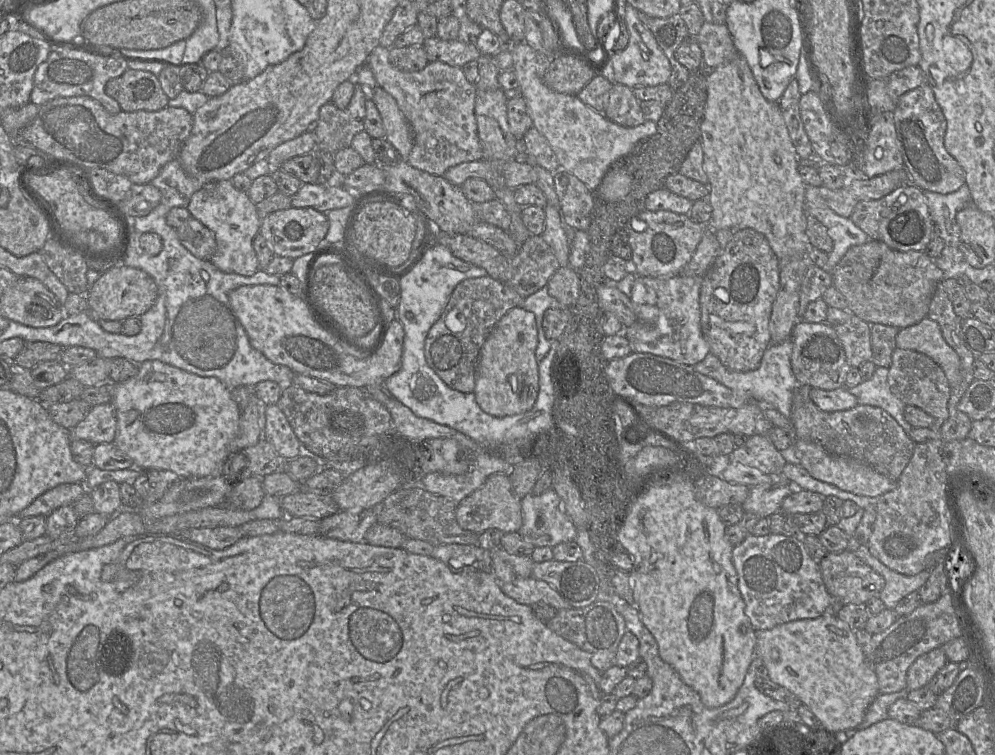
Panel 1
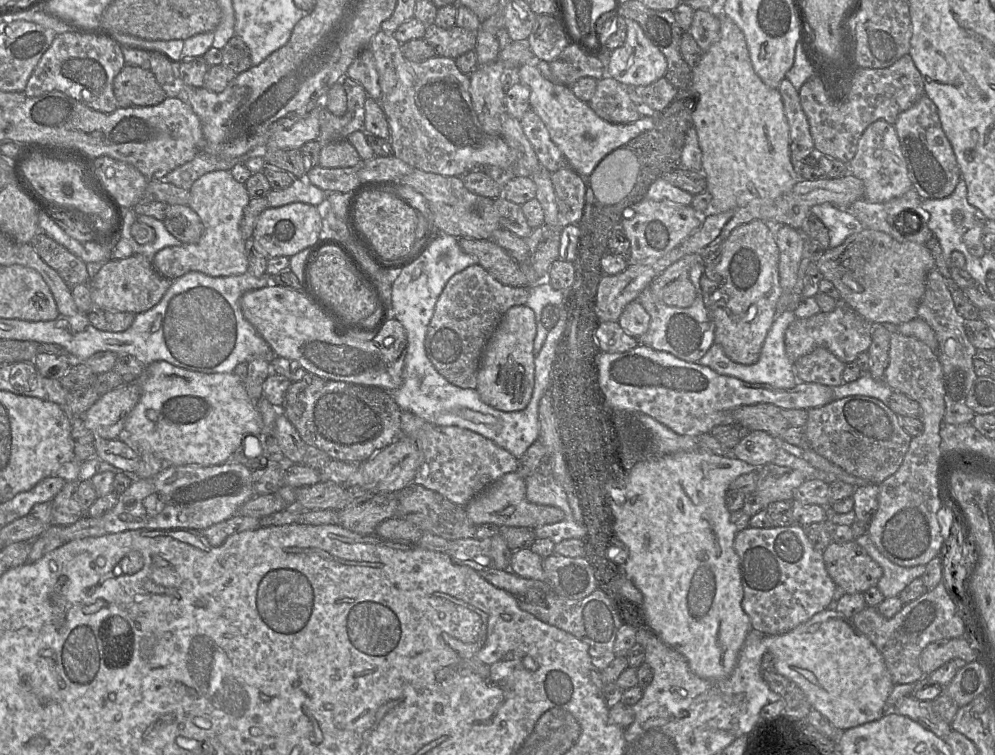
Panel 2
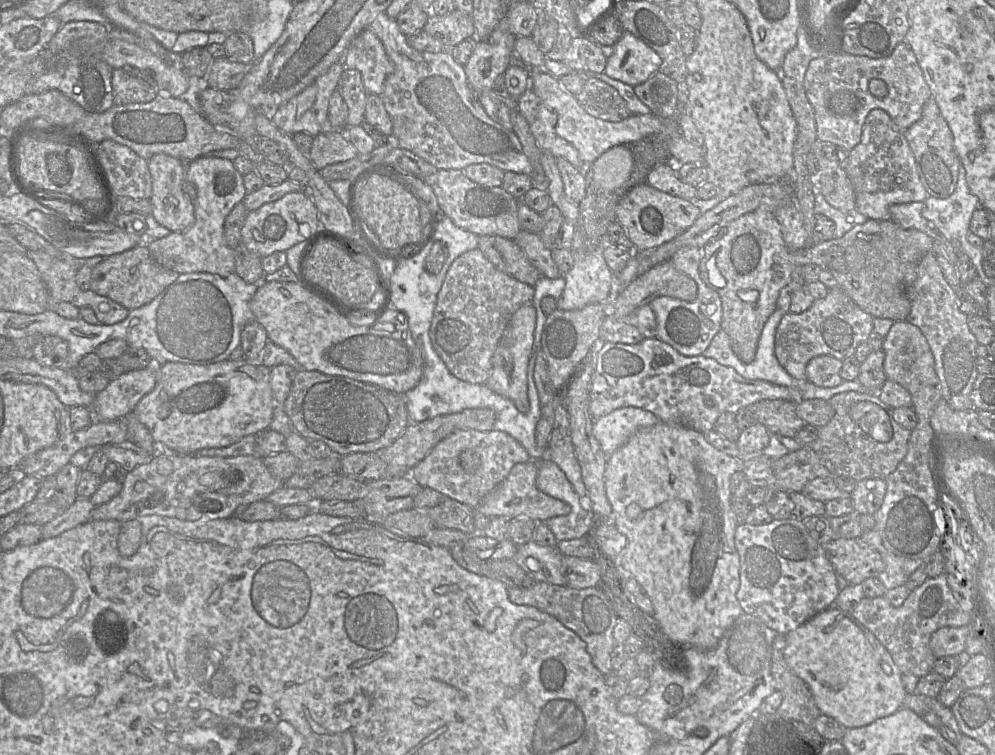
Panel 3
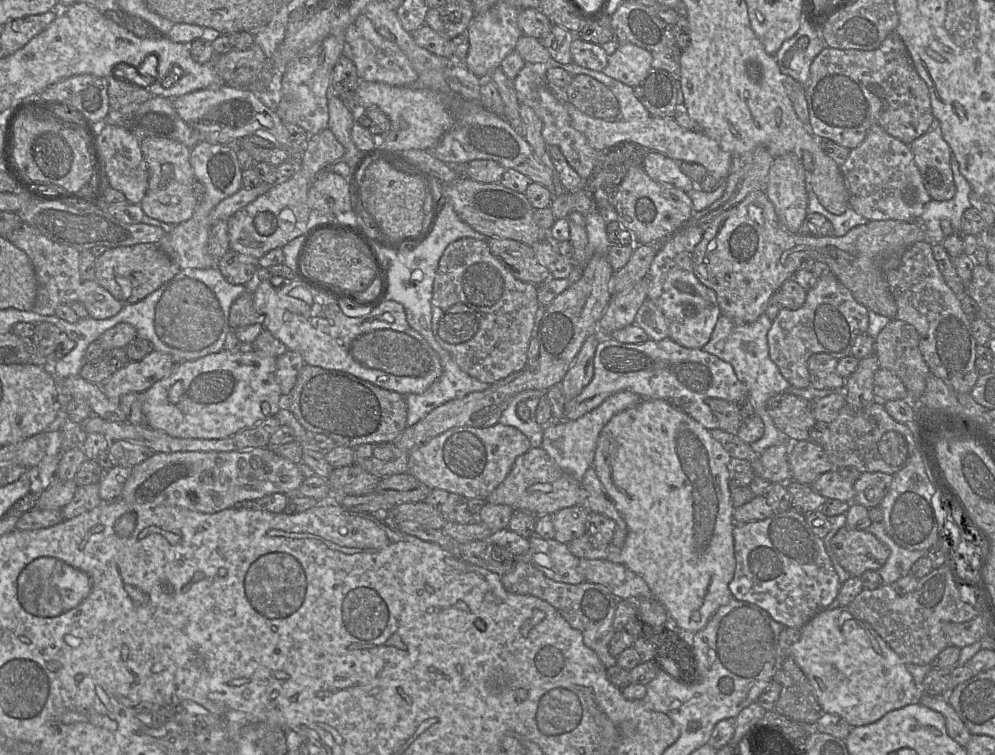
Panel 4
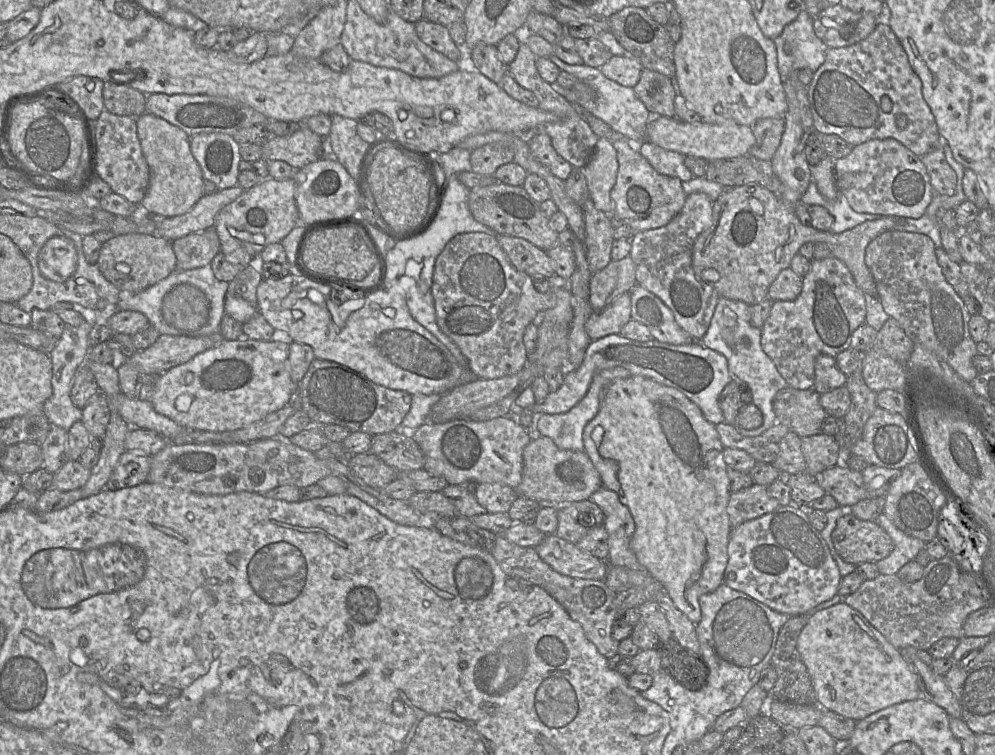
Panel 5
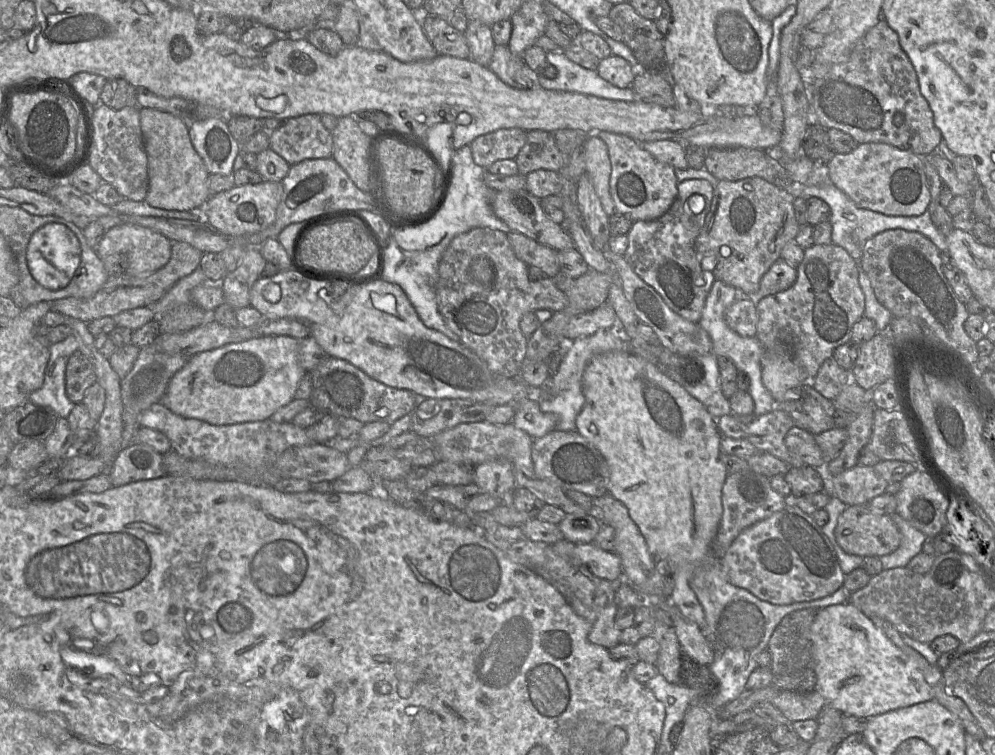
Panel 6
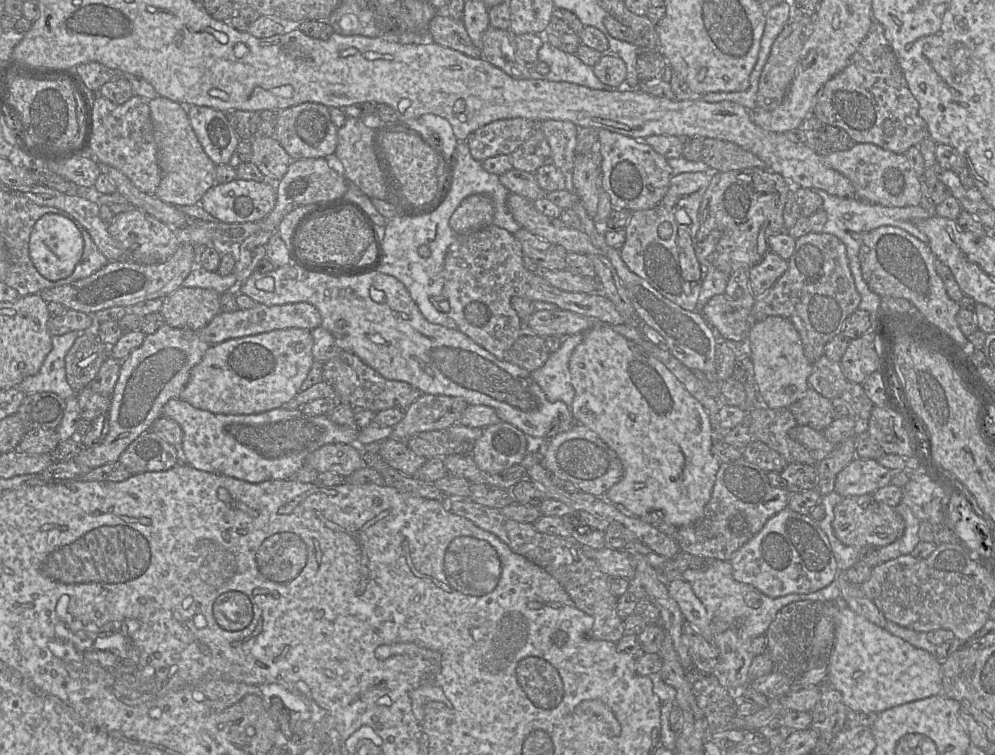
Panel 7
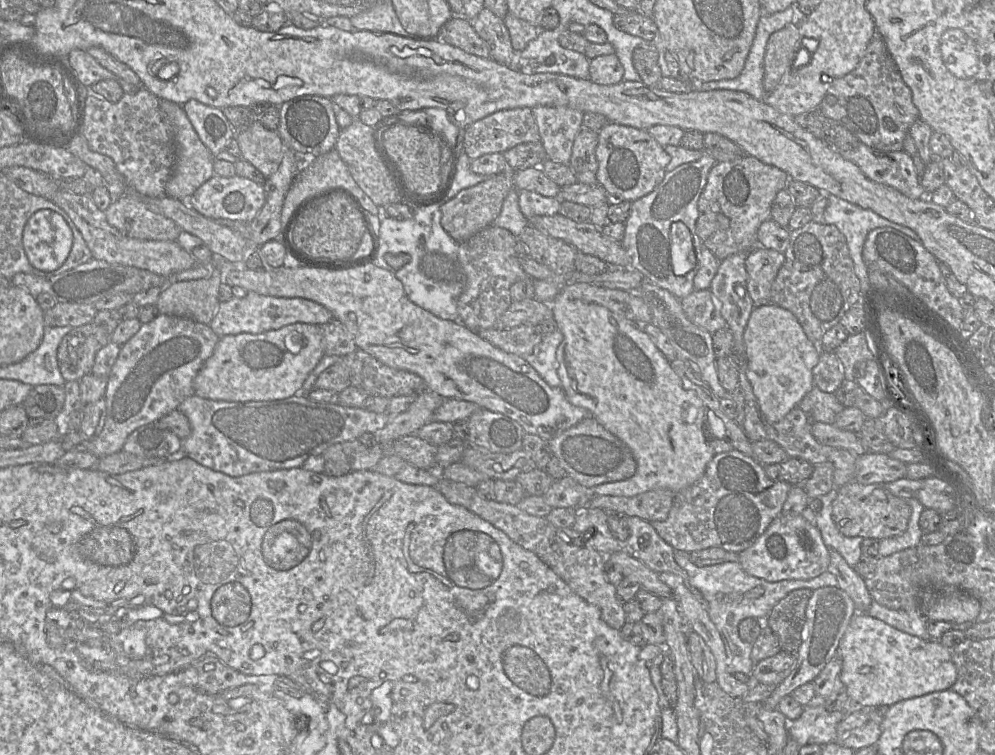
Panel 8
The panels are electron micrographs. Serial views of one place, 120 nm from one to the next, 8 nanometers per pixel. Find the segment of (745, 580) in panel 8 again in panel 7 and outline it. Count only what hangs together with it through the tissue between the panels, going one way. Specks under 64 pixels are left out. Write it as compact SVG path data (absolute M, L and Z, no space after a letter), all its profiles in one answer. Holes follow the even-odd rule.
M707 559L703 569L687 569L682 574L695 595L706 608L714 642L718 649L717 672L726 675L727 690L738 693L749 682L749 668L754 656L749 651L751 640L757 636L764 636L777 613L786 605L801 601L819 601L823 603L840 603L841 590L837 581L827 587L808 594L788 594L778 598L770 598L761 593L761 605L757 608L748 606L744 601L747 592L758 591L749 584L738 582L733 577L733 568L730 561Z

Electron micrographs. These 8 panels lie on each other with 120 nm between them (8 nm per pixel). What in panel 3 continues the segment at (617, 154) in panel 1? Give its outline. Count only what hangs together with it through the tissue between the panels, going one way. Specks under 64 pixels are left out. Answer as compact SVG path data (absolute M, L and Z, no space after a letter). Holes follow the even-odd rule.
M530 69L530 88L549 108L557 113L556 133L570 142L579 152L580 158L592 164L601 154L611 147L635 141L645 135L666 131L663 118L651 115L633 114L620 122L610 122L588 114L578 103L576 95L567 91L559 78L543 69Z

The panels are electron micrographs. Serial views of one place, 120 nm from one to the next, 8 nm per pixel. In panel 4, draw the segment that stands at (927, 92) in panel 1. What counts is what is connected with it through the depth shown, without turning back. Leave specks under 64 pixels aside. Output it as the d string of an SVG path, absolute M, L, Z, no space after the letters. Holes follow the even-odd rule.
M934 120L929 130L909 145L915 164L922 177L923 184L931 199L936 201L946 201L954 197L956 186L954 183L951 168L952 150L948 143L943 139L939 121Z

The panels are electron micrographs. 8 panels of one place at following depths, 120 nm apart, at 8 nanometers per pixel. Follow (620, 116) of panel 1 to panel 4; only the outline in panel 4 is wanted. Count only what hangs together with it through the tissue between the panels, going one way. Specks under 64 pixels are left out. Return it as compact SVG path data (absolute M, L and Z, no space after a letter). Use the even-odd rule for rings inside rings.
M574 75L565 88L567 99L580 111L594 118L616 121L620 106L614 93L588 75Z

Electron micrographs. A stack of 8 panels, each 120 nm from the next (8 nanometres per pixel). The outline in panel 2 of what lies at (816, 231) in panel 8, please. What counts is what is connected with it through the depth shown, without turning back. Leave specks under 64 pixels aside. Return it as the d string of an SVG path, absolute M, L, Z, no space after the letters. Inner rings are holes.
M842 299L836 301L833 311L820 312L809 318L794 320L785 332L785 350L788 358L795 363L799 358L811 353L818 347L824 347L842 363L854 362L871 345L871 327L868 321L851 309Z

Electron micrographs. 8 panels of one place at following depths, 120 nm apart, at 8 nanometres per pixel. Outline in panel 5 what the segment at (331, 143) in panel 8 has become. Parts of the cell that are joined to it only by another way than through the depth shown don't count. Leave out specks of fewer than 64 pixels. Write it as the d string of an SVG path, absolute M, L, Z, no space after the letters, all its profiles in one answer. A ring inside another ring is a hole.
M302 125L291 135L272 136L262 145L261 159L285 161L294 169L301 169L323 157L323 142L324 138Z

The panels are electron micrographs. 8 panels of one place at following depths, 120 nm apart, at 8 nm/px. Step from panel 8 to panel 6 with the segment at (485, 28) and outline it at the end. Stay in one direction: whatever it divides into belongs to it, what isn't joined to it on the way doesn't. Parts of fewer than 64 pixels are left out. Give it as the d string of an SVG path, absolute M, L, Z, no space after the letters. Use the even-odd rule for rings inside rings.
M496 45L489 68L507 85L516 89L543 89L538 83L538 73L514 55L508 45Z

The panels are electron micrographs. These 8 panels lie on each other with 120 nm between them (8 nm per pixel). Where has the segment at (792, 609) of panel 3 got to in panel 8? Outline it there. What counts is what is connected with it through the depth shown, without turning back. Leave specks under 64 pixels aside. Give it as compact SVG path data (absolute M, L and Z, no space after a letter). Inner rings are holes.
M780 514L749 548L739 553L743 570L767 582L810 580L828 571L829 549L819 529L802 515Z

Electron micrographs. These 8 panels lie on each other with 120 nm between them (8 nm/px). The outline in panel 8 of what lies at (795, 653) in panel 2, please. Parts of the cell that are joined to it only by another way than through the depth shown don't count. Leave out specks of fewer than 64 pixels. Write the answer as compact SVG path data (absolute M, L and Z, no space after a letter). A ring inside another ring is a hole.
M856 613L840 641L841 681L853 707L891 706L902 700L951 689L957 670L951 650L939 640L925 641L871 617Z

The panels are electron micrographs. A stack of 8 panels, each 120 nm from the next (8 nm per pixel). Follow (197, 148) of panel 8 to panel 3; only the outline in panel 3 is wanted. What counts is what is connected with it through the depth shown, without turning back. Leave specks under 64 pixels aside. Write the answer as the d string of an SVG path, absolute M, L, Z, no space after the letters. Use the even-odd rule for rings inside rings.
M155 154L148 162L152 178L152 216L158 223L172 232L181 232L195 222L195 210L192 199L184 192L186 182L186 163L167 154Z

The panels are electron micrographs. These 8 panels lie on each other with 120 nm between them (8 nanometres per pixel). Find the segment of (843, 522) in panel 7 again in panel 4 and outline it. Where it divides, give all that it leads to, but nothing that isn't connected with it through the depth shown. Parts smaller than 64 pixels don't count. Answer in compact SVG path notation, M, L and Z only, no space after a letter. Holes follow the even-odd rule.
M847 526L840 528L830 545L841 567L851 577L859 577L867 570L877 571L887 561L890 551L866 530Z

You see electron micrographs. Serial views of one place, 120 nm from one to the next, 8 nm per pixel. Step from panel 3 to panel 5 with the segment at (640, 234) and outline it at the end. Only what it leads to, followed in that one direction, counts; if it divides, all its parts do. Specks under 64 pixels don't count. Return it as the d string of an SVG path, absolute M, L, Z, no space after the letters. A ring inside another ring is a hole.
M573 105L578 115L588 123L592 131L599 138L605 138L610 142L617 152L619 168L616 183L610 192L615 204L613 215L630 225L635 232L667 225L685 204L687 195L682 187L682 181L677 177L658 173L640 152L632 149L628 137L616 132L580 105Z

